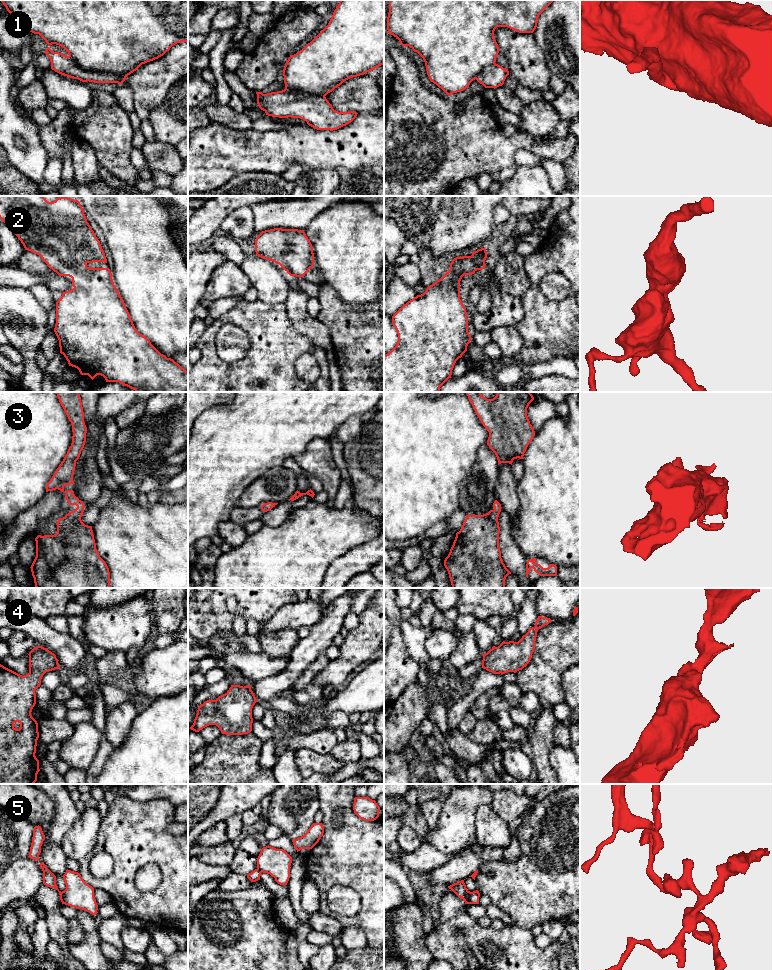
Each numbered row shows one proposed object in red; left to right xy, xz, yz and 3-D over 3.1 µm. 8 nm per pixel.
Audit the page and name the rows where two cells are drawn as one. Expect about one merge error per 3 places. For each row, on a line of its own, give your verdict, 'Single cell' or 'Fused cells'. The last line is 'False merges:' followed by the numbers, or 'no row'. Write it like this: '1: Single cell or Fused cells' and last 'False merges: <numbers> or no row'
1: Single cell
2: Single cell
3: Single cell
4: Single cell
5: Fused cells
False merges: 5

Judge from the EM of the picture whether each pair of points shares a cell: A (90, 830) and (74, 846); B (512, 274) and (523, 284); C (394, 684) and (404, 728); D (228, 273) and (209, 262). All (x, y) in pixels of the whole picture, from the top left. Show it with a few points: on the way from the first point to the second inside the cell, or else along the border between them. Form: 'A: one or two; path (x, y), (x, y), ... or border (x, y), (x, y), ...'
A: one; path (86, 834), (78, 842)
B: one; path (515, 277), (520, 282)
C: two; border (414, 682), (394, 702)
D: two; border (226, 259), (213, 270), (206, 287)

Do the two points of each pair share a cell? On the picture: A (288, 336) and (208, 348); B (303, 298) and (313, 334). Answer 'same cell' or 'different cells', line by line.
A: same cell
B: same cell

